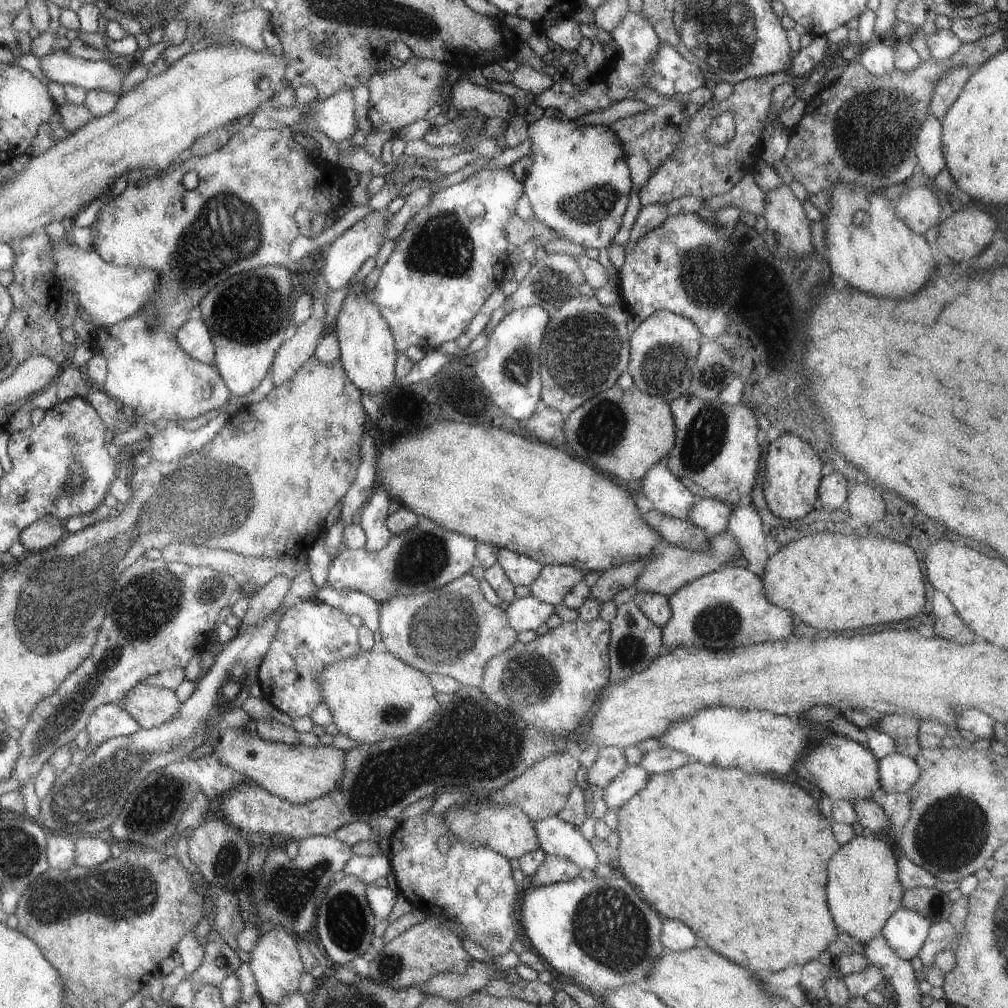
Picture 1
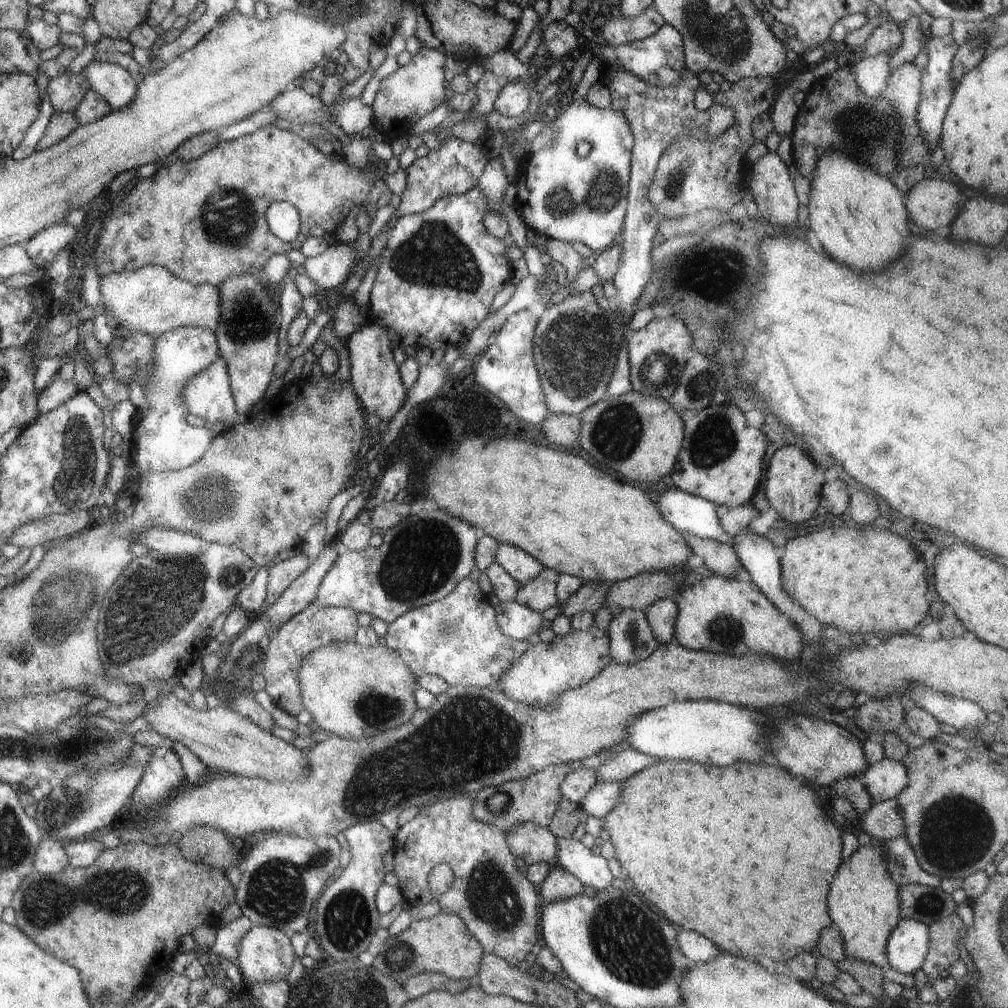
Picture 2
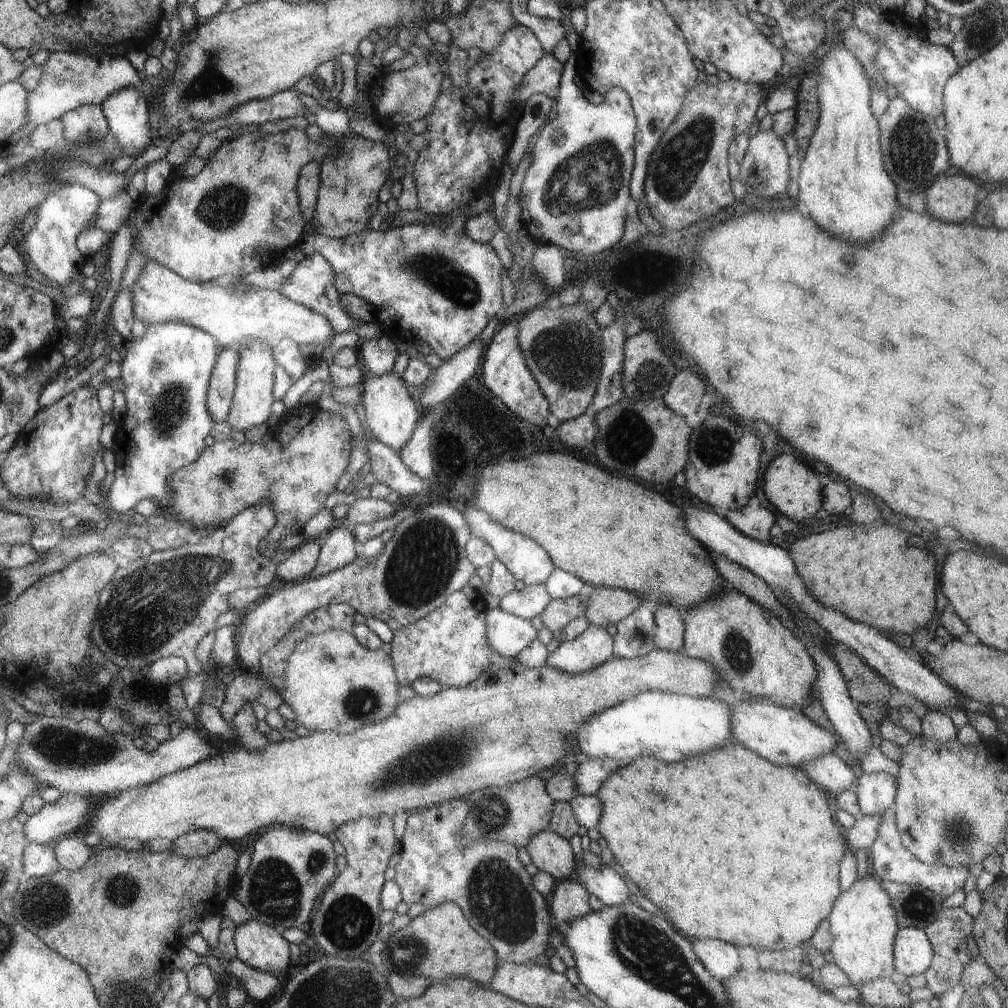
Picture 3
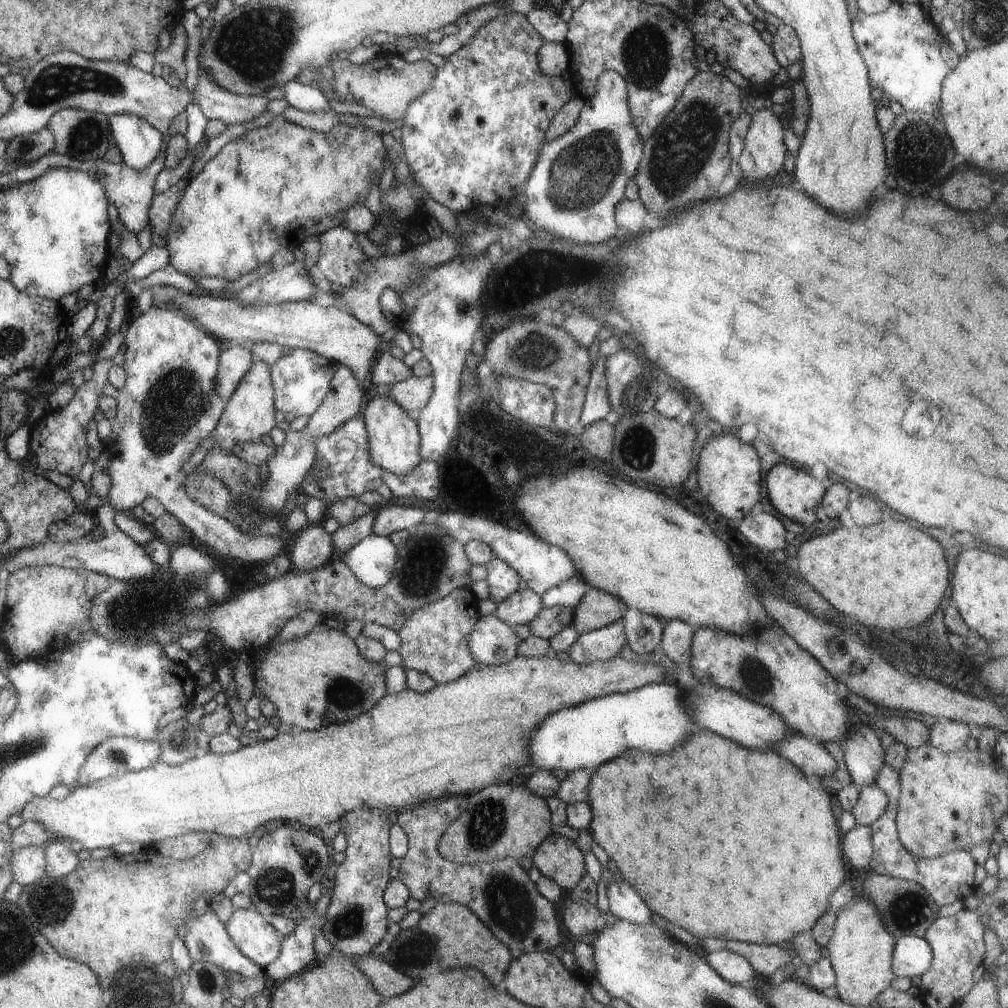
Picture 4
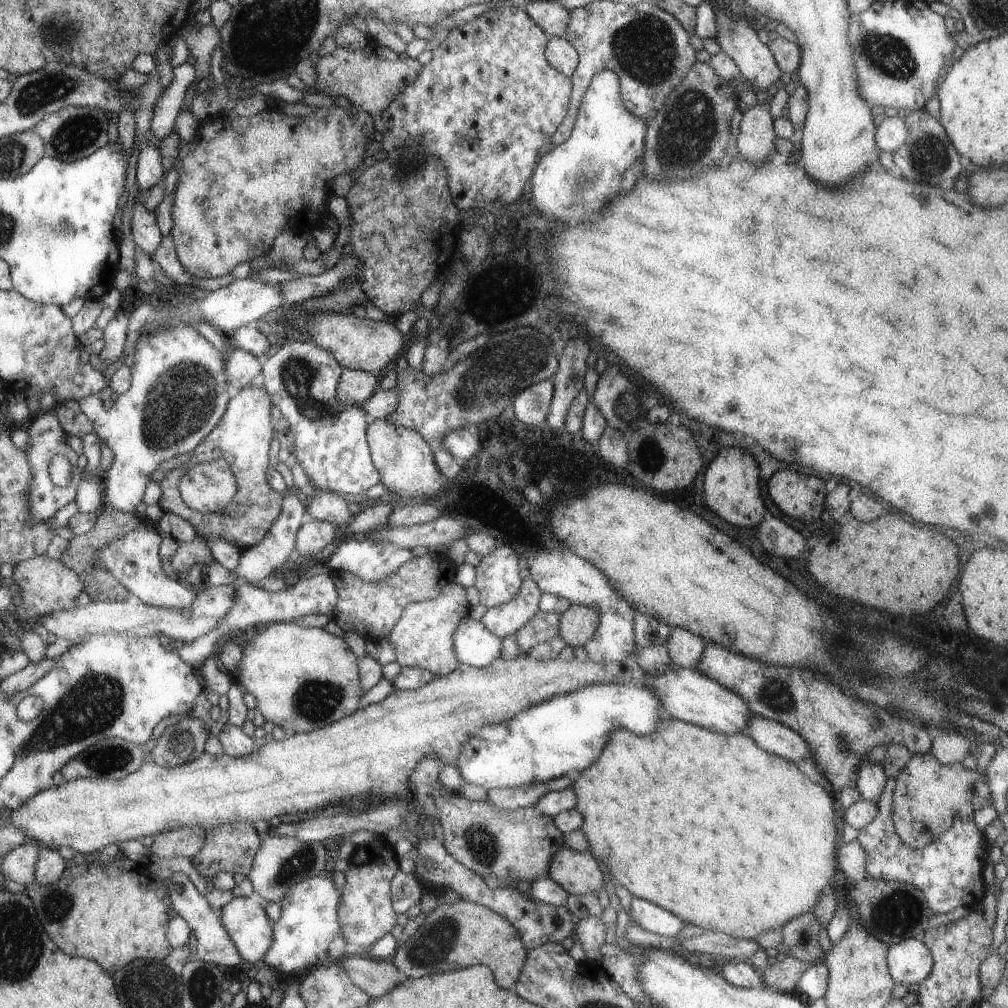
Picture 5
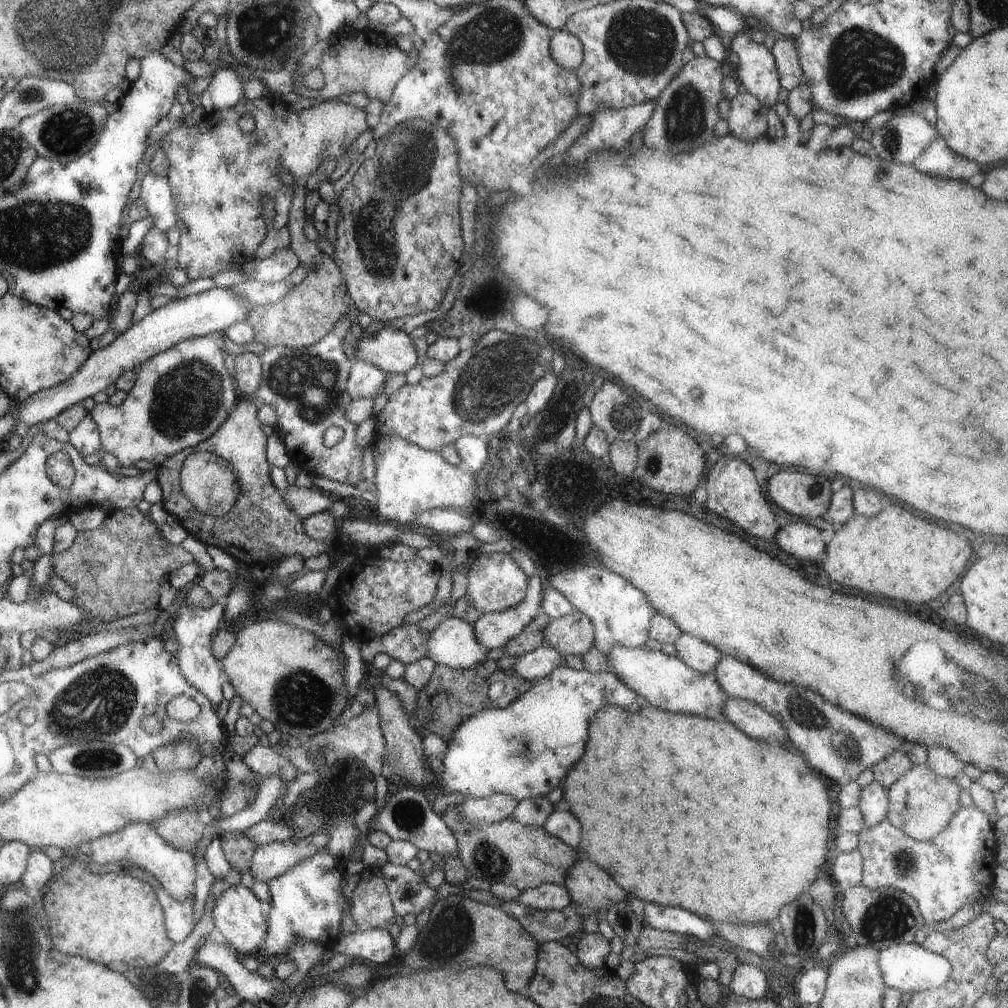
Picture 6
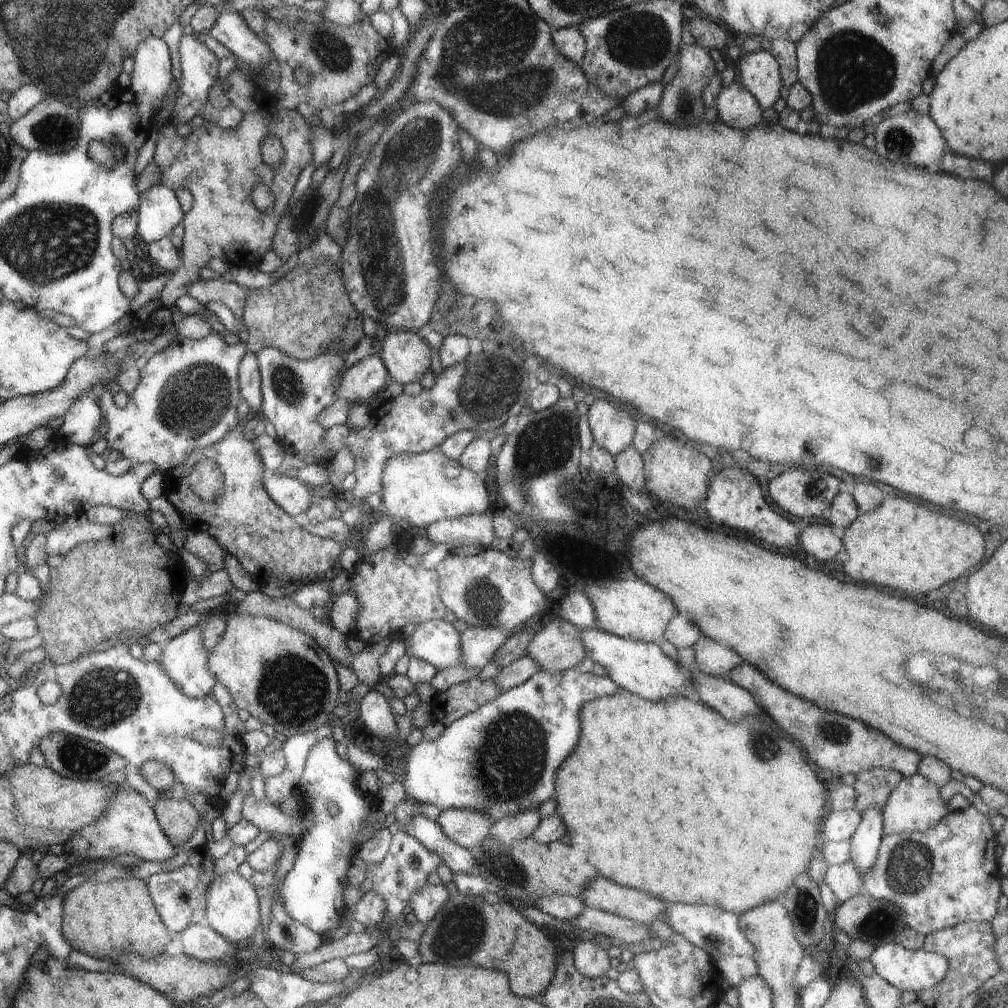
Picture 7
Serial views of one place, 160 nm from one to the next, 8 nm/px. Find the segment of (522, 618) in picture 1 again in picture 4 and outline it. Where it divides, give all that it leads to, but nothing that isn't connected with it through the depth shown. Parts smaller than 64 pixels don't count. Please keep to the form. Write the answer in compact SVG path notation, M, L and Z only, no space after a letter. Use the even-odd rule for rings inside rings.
M492 614L480 616L466 636L468 653L478 663L506 663L515 656L517 645L522 641L514 628Z

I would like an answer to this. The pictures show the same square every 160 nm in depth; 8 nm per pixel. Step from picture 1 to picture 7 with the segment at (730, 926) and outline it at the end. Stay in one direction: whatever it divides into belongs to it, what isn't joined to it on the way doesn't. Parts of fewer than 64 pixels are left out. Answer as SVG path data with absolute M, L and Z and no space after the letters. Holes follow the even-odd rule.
M615 692L613 696L601 696L601 698L595 698L591 702L585 702L583 708L579 710L579 726L581 726L581 734L579 734L579 742L575 746L575 752L571 752L571 756L567 756L567 760L557 768L555 772L555 812L559 814L559 818L563 820L565 828L567 828L567 834L571 838L571 844L573 848L579 848L579 852L583 852L583 856L587 856L587 860L595 866L595 870L613 880L615 884L623 884L623 886L631 886L631 888L639 888L643 892L649 892L651 896L659 898L659 900L665 900L665 902L687 902L687 904L715 904L723 910L729 910L729 912L740 915L749 908L761 904L761 902L769 902L769 900L779 899L779 896L787 890L787 886L793 882L793 878L801 872L807 872L809 868L809 862L813 858L813 853L820 848L821 844L818 844L820 840L818 834L822 818L827 812L826 803L826 789L822 783L813 775L813 766L808 765L803 759L801 752L797 749L792 741L787 741L785 738L779 738L777 732L771 730L771 726L763 724L759 718L754 719L753 717L747 717L741 722L741 724L731 724L731 722L725 722L721 720L721 716L713 710L709 710L707 706L699 704L699 702L691 702L687 698L683 700L663 700L663 702L643 702L639 696L631 696L629 692Z

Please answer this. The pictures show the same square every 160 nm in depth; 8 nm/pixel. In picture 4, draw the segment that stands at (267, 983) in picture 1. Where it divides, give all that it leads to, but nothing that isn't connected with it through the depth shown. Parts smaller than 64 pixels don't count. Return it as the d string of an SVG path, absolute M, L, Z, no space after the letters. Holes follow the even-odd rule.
M251 908L233 909L224 927L235 948L257 966L266 967L279 956L282 936L267 922L266 917L261 913Z

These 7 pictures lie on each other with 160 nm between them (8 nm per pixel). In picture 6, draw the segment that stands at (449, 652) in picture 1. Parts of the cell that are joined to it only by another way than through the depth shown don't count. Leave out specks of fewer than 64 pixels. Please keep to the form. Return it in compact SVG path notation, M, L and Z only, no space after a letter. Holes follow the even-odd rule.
M402 623L388 634L362 643L359 656L363 663L369 665L375 654L383 652L405 666L419 658L427 657L425 642L427 642L427 632L419 630L416 624Z

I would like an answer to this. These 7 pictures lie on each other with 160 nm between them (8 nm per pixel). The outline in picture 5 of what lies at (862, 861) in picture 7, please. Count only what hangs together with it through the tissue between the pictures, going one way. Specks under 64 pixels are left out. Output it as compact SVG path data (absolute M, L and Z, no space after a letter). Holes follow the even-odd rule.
M866 758L859 760L855 788L861 800L867 800L871 804L879 802L879 796L885 786L886 775L880 764L873 764Z

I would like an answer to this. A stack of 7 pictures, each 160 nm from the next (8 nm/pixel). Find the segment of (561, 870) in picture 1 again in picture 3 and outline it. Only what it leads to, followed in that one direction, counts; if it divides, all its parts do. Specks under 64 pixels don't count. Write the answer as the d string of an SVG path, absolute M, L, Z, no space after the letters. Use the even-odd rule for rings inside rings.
M573 878L556 881L547 896L547 904L553 925L564 926L578 916L590 912L587 905L589 893L585 887Z

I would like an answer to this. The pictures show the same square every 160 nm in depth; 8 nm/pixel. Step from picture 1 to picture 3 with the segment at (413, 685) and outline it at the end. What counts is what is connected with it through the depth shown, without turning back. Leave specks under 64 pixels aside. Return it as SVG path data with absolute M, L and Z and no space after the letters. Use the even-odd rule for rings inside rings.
M341 629L307 635L287 655L281 674L282 702L295 714L296 724L309 731L353 732L387 718L400 701L391 657L381 647L371 650L361 646L350 632Z

